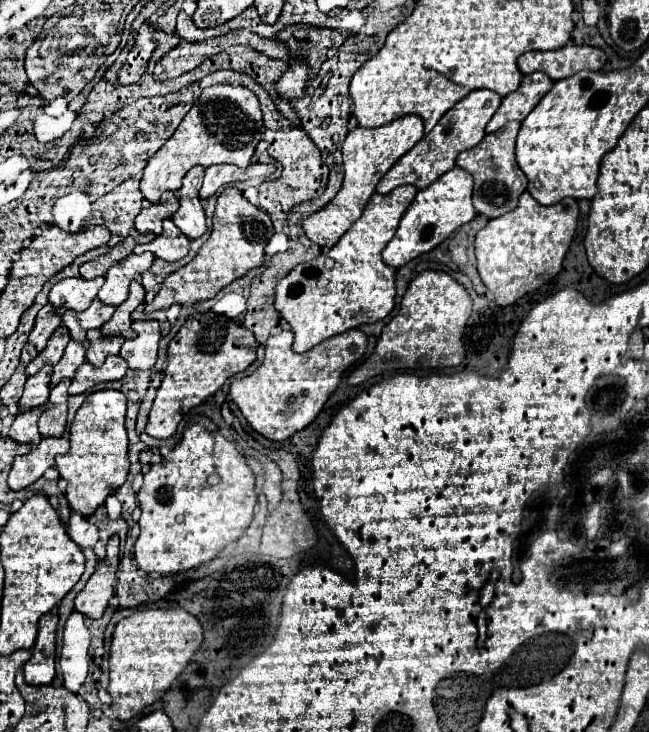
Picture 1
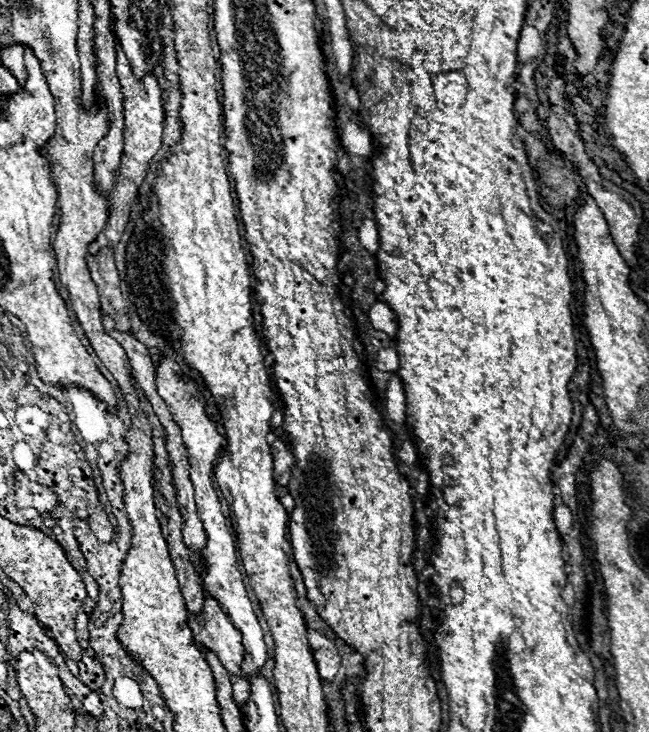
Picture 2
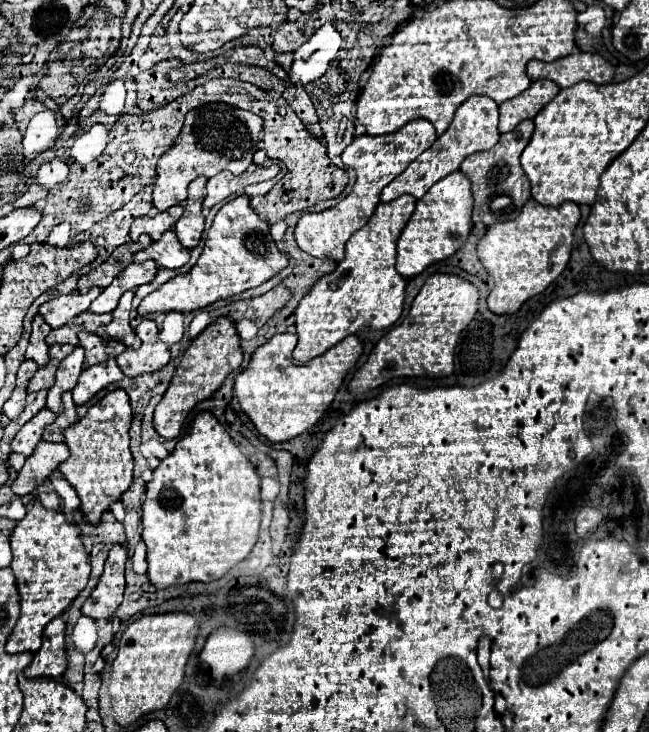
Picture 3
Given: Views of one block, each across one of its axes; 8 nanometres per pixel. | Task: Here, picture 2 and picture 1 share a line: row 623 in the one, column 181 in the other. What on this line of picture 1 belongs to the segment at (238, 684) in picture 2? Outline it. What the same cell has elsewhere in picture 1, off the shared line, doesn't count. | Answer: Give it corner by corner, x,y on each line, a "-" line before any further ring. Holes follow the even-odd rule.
194,166
194,168
188,170
188,174
184,176
184,184
178,190
180,208
172,216
174,224
190,240
200,238
206,232
206,216
204,216
204,208
202,208
200,196
198,196
200,186
202,186
202,178
204,178
204,168
202,166

